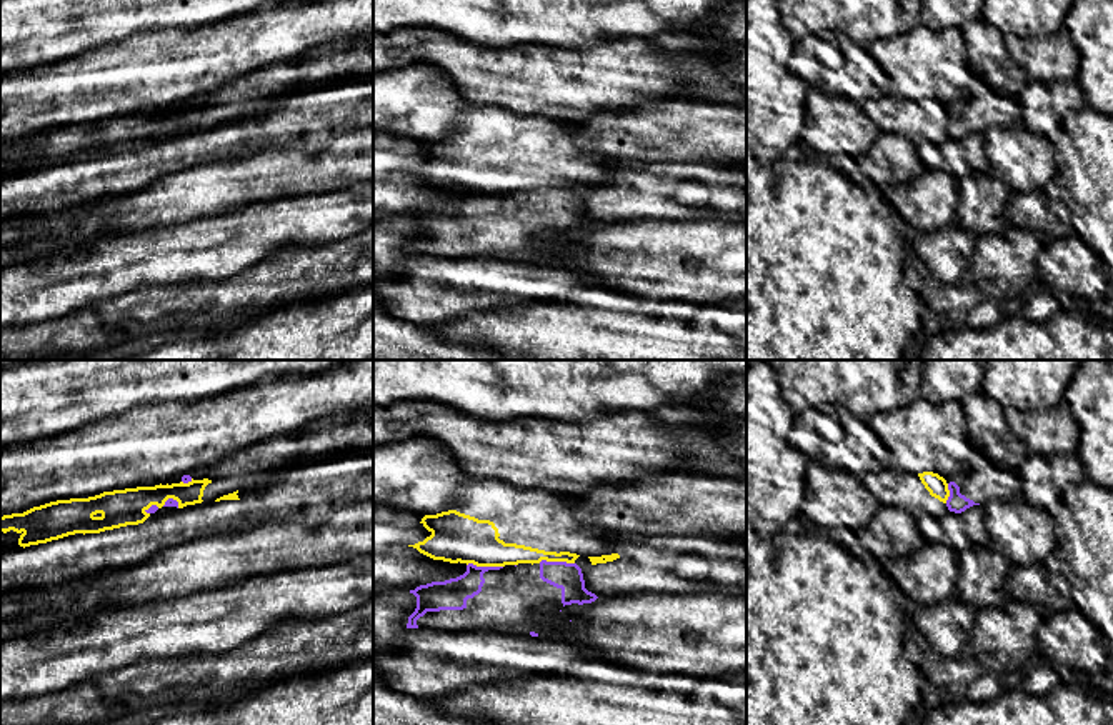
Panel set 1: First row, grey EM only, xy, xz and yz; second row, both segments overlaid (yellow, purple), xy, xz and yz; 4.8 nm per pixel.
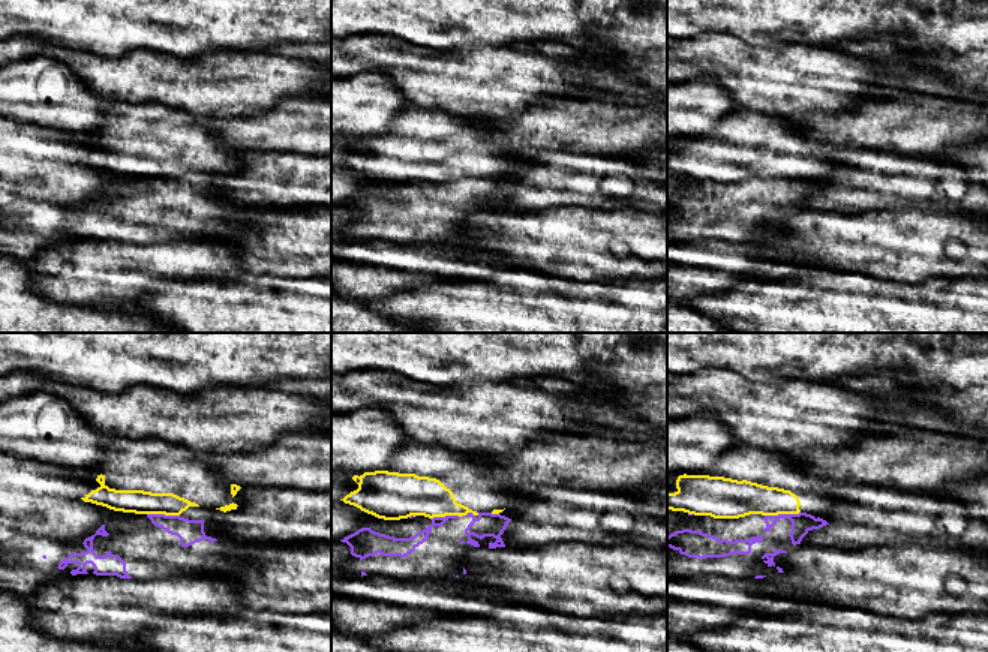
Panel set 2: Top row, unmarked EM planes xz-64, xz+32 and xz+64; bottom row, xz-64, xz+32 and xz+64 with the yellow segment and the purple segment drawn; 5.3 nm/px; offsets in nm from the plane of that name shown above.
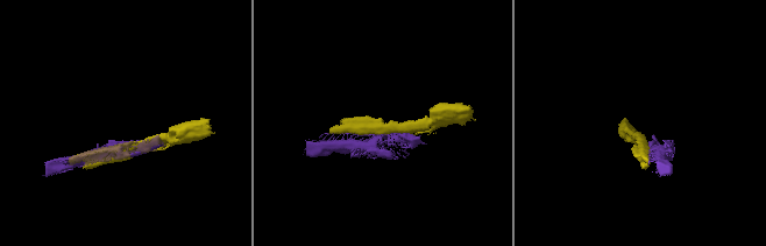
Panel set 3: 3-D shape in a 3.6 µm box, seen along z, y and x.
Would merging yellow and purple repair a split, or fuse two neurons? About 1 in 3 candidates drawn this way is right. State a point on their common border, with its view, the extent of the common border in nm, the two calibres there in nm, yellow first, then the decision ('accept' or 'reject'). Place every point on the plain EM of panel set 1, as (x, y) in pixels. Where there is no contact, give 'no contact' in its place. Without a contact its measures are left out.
meets yellow in xz at (485, 192); contact 180 nm long; 240 nm thick on the yellow side, 150 nm on the other; reject

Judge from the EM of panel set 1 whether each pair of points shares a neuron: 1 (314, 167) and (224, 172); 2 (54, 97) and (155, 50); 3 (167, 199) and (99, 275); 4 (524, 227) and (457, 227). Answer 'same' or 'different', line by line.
1: same
2: same
3: different
4: same

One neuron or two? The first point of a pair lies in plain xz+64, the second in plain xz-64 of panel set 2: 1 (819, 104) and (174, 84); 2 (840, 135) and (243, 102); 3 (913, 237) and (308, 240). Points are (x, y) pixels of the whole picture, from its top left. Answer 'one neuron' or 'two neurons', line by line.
1: one neuron
2: two neurons
3: one neuron

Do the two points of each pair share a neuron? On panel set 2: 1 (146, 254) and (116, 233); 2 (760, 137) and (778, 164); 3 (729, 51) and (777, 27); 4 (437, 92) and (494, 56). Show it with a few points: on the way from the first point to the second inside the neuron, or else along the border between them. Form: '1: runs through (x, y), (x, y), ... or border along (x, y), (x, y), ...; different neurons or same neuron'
1: border along (174, 240), (140, 245); different neurons
2: runs through (766, 143), (772, 158); same neuron
3: border along (739, 39), (753, 45), (780, 48); different neurons
4: runs through (450, 86), (480, 57); same neuron

